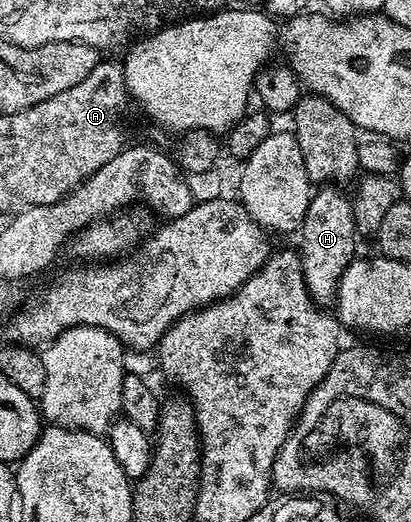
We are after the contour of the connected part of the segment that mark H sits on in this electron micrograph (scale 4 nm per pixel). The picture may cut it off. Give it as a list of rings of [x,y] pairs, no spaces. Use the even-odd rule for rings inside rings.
[[[321,186],[312,193],[306,216],[299,229],[299,236],[301,236],[299,251],[307,290],[322,306],[334,303],[337,288],[343,278],[343,270],[347,270],[349,263],[358,255],[359,235],[353,213],[353,201],[349,196],[345,197],[337,188],[340,187]]]

